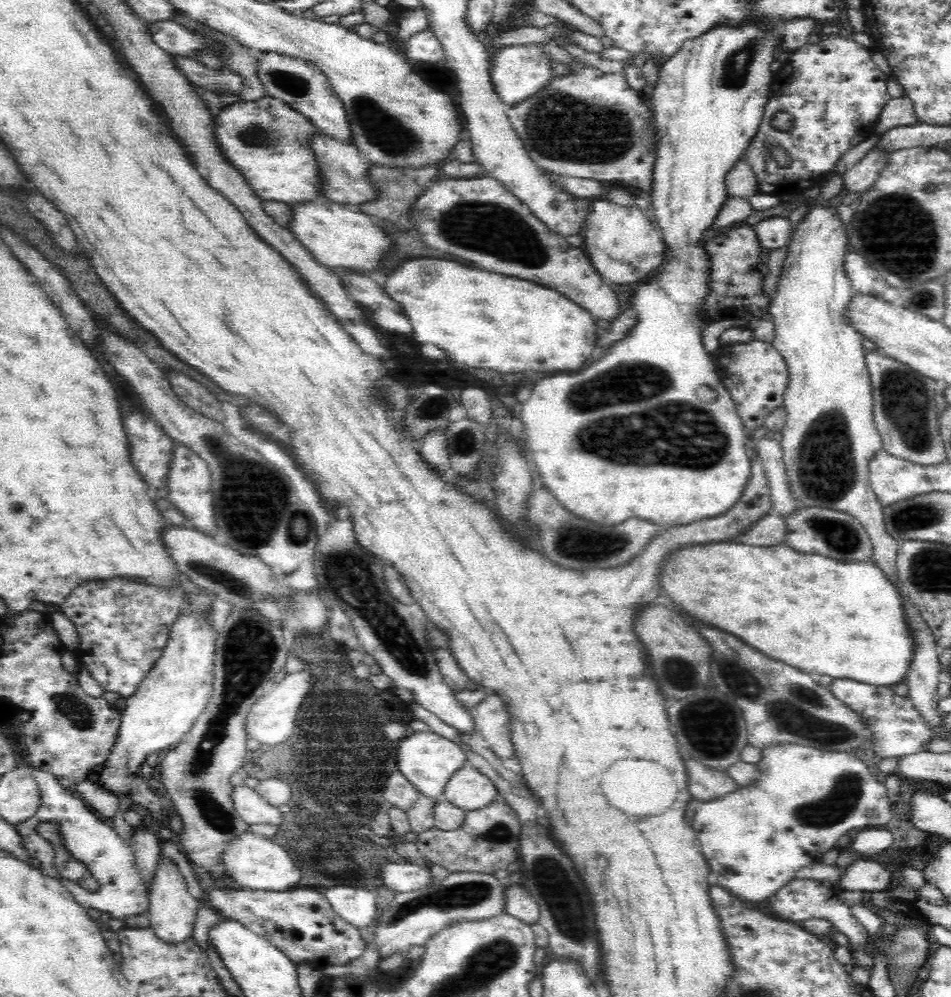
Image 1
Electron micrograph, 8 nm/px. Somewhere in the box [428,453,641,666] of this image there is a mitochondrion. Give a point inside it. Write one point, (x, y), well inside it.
(573, 542)

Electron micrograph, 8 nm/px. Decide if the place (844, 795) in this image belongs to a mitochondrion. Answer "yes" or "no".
yes

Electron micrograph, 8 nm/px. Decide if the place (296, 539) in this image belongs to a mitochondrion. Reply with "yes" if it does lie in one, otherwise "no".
yes

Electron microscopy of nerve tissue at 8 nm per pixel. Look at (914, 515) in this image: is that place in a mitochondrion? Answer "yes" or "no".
yes

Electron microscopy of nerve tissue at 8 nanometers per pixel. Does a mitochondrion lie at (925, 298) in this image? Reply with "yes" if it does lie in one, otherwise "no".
yes

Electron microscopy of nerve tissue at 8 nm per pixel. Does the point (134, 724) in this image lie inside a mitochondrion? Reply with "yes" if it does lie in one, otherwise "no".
no

